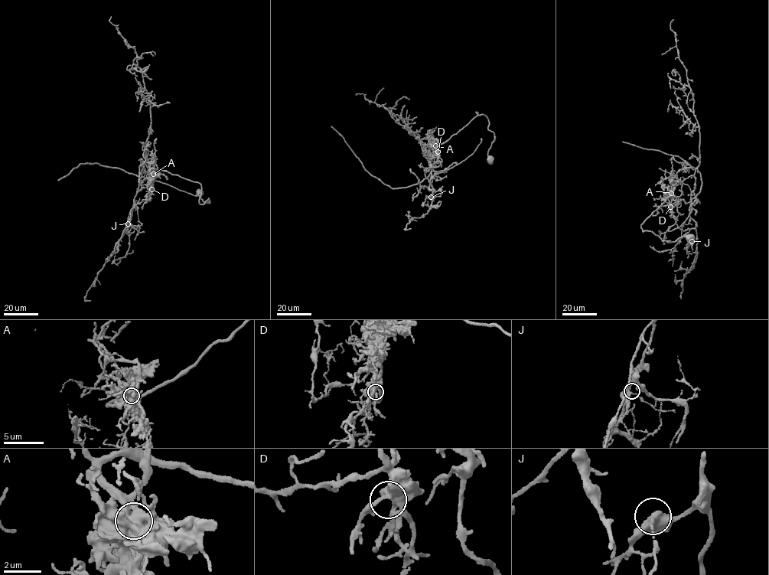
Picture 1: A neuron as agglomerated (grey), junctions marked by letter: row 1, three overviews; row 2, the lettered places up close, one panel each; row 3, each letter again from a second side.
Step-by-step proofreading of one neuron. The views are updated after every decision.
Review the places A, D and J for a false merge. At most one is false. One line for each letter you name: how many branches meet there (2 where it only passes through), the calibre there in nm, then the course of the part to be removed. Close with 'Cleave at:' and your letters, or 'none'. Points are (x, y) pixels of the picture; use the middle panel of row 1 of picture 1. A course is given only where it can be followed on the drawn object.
A: branches 2; calibre 400 nm; course (435, 146), (434, 158), (431, 154), (428, 158), (433, 198), (427, 214), (413, 218), (405, 230), (411, 228)
Cleave at: A

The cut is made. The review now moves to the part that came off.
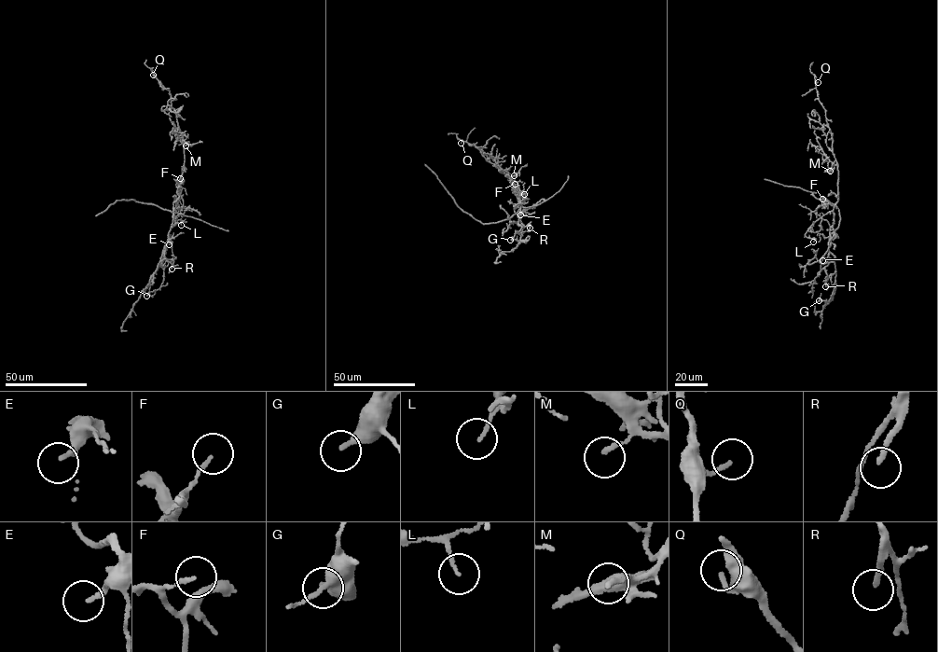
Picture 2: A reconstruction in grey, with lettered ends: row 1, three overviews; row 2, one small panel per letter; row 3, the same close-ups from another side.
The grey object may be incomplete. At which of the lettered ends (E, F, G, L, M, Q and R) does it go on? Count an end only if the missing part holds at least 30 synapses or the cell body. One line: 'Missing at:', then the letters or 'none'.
Missing at: none

